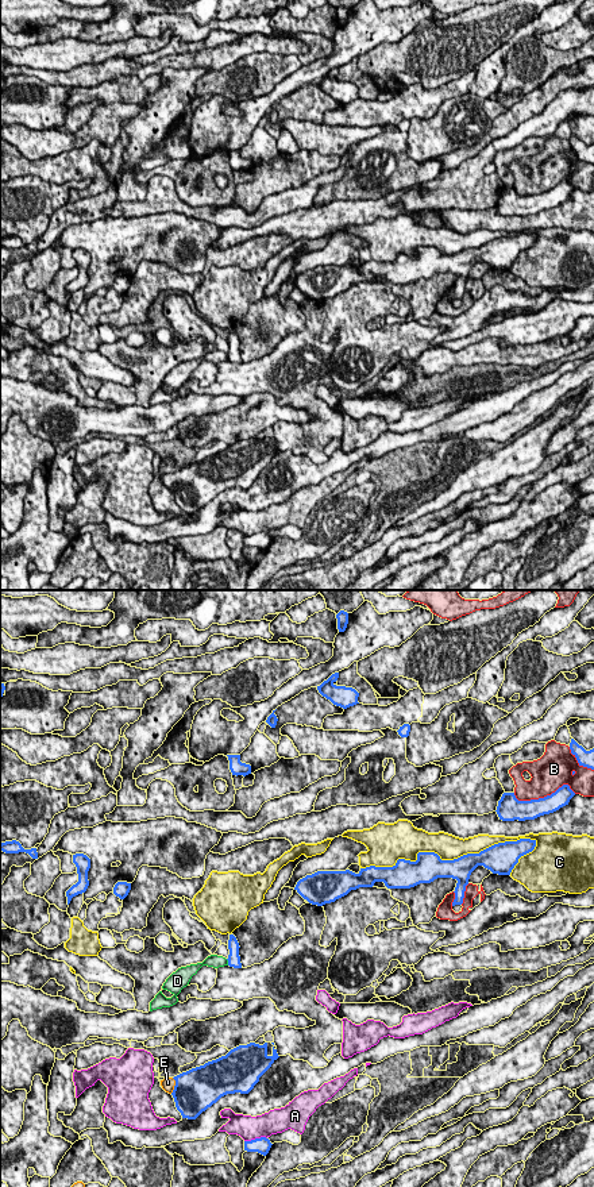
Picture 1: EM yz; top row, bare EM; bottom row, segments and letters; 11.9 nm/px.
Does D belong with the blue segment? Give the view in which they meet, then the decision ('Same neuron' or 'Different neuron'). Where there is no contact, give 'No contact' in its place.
Touches blue in yz. Different neuron

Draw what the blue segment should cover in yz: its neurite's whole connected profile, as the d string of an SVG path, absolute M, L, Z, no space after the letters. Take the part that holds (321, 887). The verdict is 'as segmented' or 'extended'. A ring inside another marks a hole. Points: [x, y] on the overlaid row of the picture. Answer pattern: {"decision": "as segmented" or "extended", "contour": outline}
{"decision": "as segmented", "contour": "M520 839L494 844L479 853L467 853L454 860L441 860L435 852L418 852L417 860L398 859L393 867L370 866L358 874L346 871L317 871L300 879L294 890L309 903L323 906L359 887L383 882L387 889L410 889L437 878L456 879L452 906L462 905L471 872L483 866L493 874L510 875L518 859L536 847L536 840Z"}

